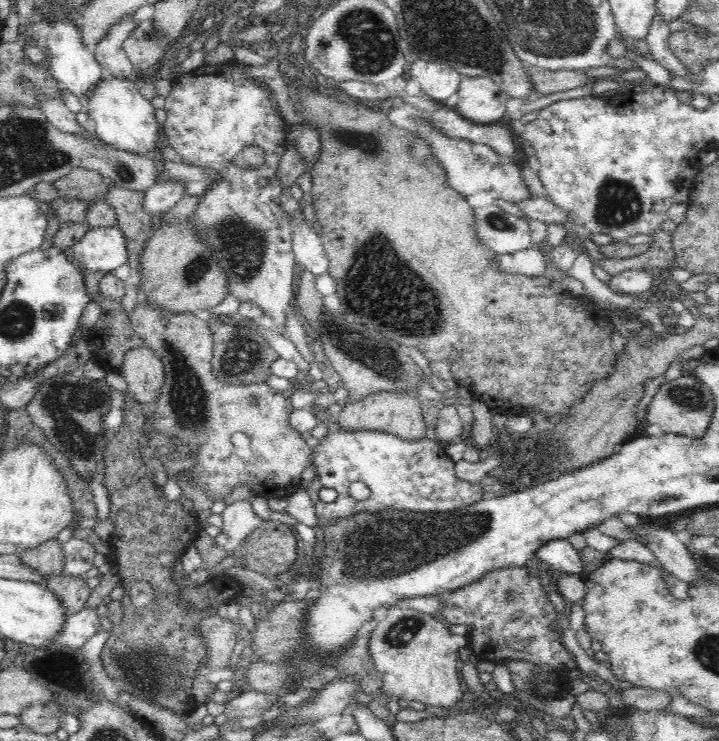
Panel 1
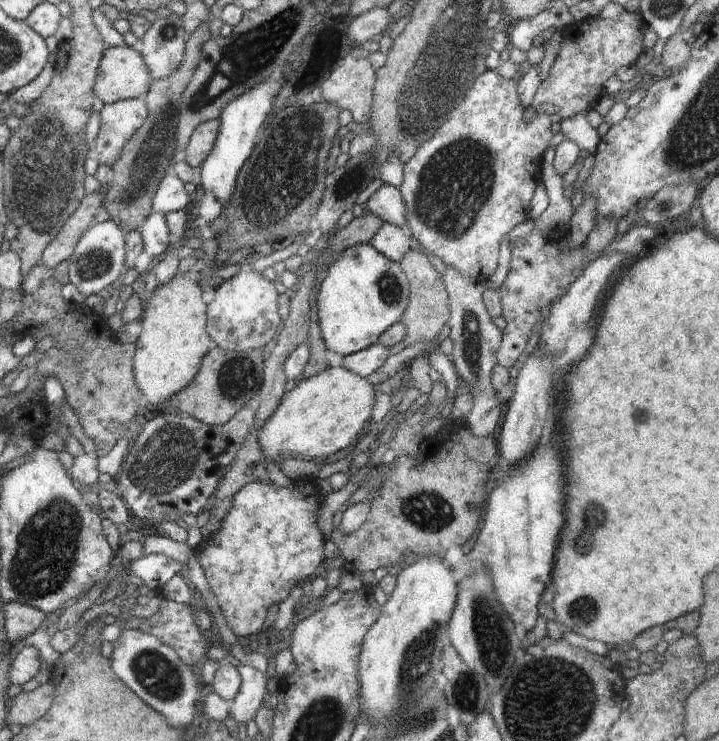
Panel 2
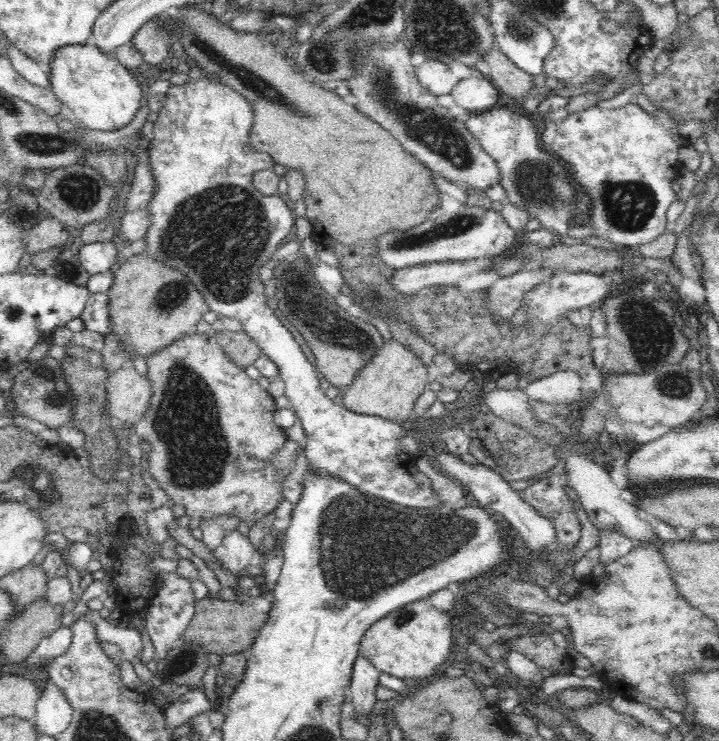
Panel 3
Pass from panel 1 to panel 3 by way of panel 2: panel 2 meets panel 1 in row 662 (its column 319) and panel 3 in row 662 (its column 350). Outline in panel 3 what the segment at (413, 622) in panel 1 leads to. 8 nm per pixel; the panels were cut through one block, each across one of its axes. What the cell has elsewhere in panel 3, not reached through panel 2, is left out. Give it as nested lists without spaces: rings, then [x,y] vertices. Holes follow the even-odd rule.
[[[429,598],[415,600],[371,624],[362,637],[359,653],[380,672],[402,679],[428,678],[450,656],[452,625],[445,610],[434,607]]]

